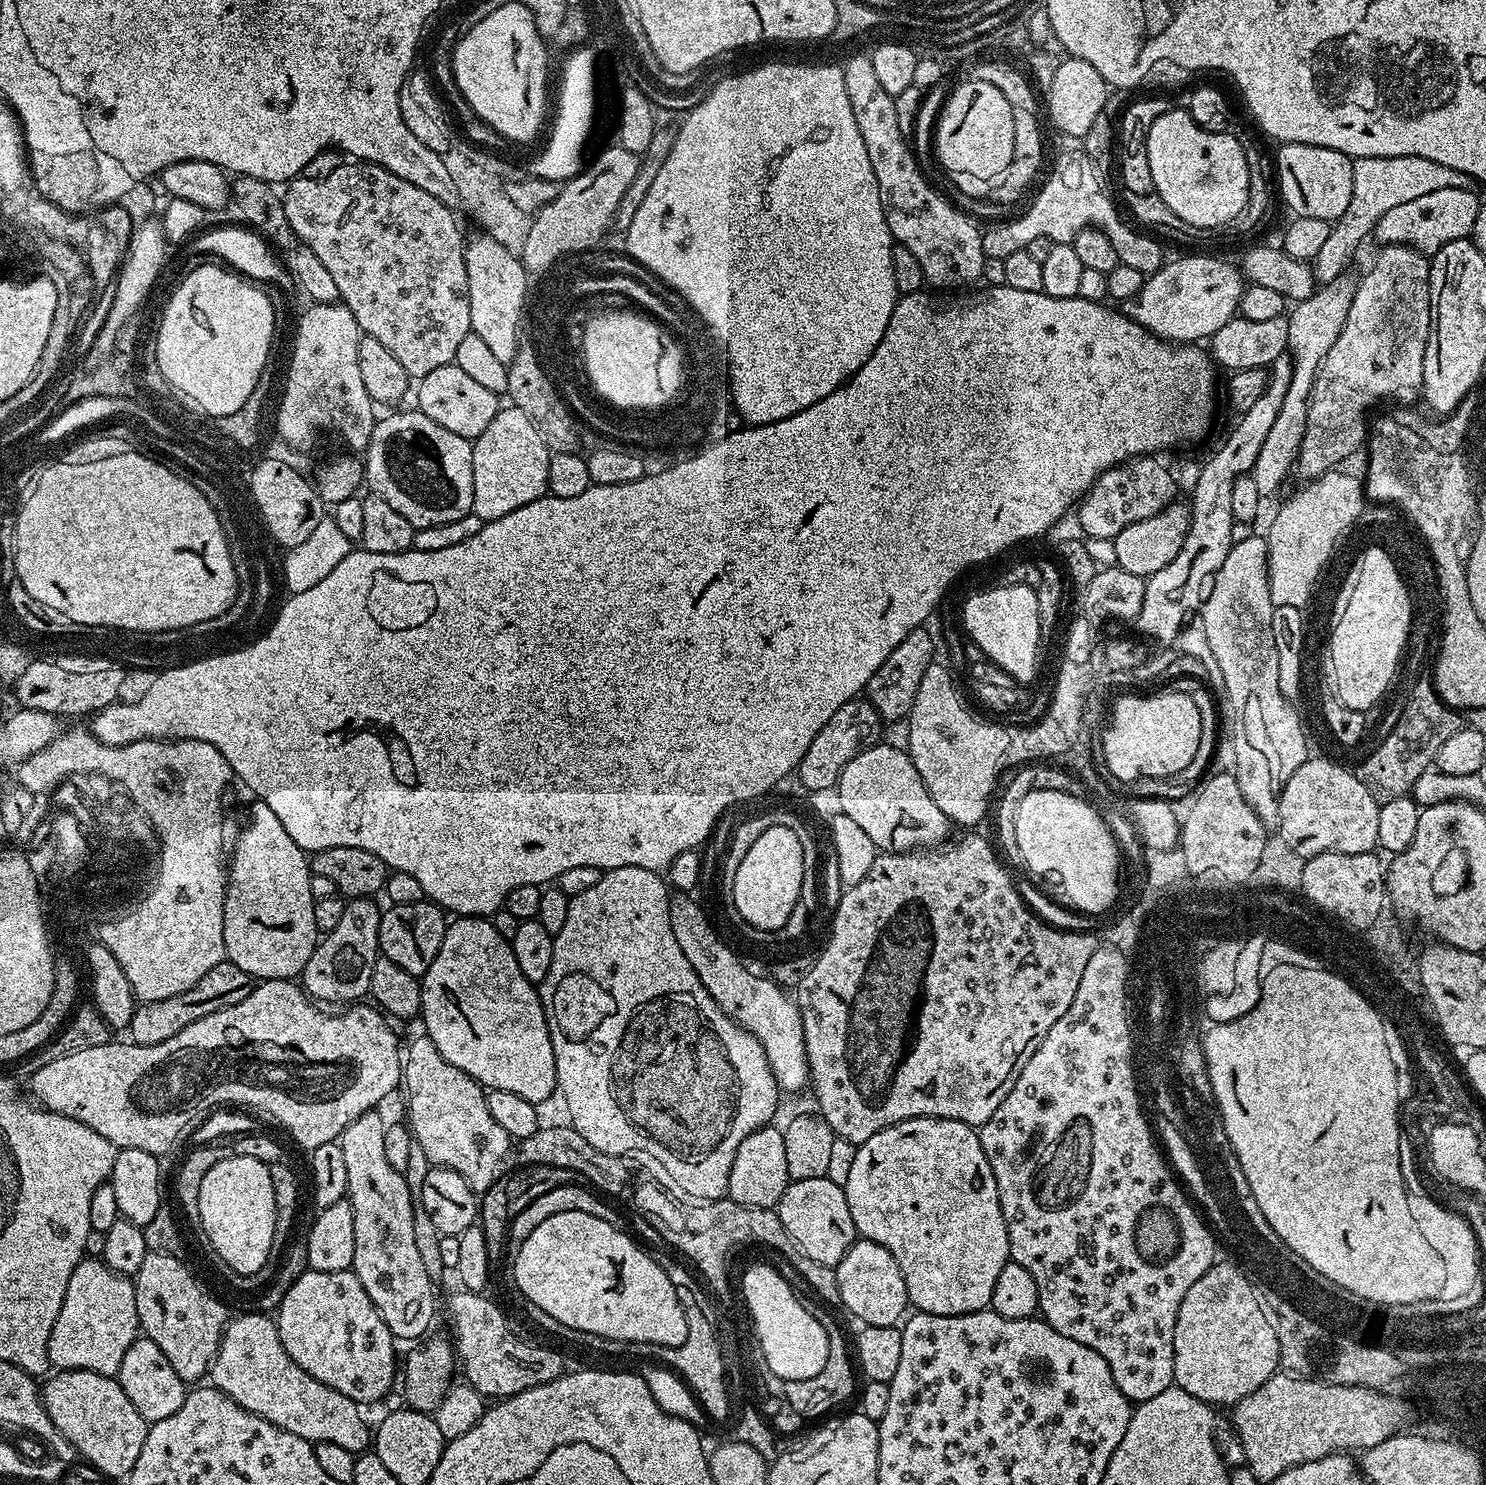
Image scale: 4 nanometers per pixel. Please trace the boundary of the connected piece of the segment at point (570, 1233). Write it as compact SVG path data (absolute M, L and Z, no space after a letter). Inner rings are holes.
M567 1212L546 1218L522 1246L515 1249L512 1276L528 1304L538 1306L558 1318L562 1326L598 1334L624 1344L648 1344L658 1348L677 1348L686 1342L686 1318L680 1292L672 1280L630 1237L619 1232L611 1219L594 1218L594 1214Z

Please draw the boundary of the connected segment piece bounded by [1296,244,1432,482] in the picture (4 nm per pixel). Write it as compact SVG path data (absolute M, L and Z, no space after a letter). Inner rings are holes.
M1389 244L1379 250L1381 252L1376 256L1376 265L1364 277L1359 277L1346 326L1342 334L1338 334L1338 342L1330 346L1330 354L1326 354L1316 375L1306 418L1306 434L1302 438L1300 457L1296 460L1298 472L1301 472L1305 476L1303 479L1308 482L1333 471L1342 458L1365 447L1366 437L1370 432L1368 408L1374 407L1379 400L1412 402L1408 400L1414 399L1415 396L1417 399L1424 386L1424 359L1432 325L1432 265L1425 253L1417 248L1407 248L1404 244Z

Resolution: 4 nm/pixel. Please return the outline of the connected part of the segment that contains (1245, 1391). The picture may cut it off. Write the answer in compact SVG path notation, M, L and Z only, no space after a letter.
M1221 1267L1216 1268L1216 1271L1206 1270L1206 1274L1202 1274L1202 1278L1198 1278L1190 1290L1186 1290L1186 1298L1182 1298L1178 1322L1174 1326L1174 1384L1175 1387L1186 1390L1186 1394L1194 1394L1194 1398L1203 1404L1234 1406L1258 1390L1258 1386L1265 1384L1271 1376L1277 1375L1281 1367L1279 1352L1262 1352L1280 1349L1275 1346L1272 1329L1256 1316L1255 1300L1249 1289L1232 1268Z

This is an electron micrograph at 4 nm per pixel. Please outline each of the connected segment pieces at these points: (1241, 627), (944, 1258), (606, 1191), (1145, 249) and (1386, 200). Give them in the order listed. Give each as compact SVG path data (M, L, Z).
M1263 535L1237 539L1226 562L1213 578L1213 589L1202 607L1202 619L1206 626L1206 642L1210 642L1215 671L1225 683L1228 701L1228 720L1232 723L1230 743L1234 746L1236 765L1234 775L1241 794L1249 806L1260 814L1275 813L1278 808L1278 796L1281 788L1309 759L1308 740L1304 737L1304 728L1300 725L1300 716L1292 709L1293 705L1278 687L1278 650L1274 647L1272 629L1272 595L1268 585L1268 541Z
M915 1116L912 1120L903 1120L870 1138L865 1144L855 1149L852 1161L848 1164L848 1177L842 1180L846 1194L846 1202L850 1206L850 1218L854 1218L857 1233L865 1240L872 1240L878 1246L890 1250L894 1254L894 1262L898 1262L898 1270L902 1270L902 1278L906 1282L908 1303L917 1312L934 1314L935 1316L961 1316L971 1312L983 1312L991 1305L994 1294L994 1282L998 1282L998 1274L1002 1274L1002 1266L1010 1263L1008 1255L1008 1231L1002 1218L1002 1206L998 1198L998 1186L994 1182L994 1174L990 1170L990 1162L986 1162L986 1154L980 1145L980 1133L973 1125L963 1124L957 1120L943 1120L937 1116Z
M542 1126L534 1134L530 1134L530 1138L519 1141L515 1145L510 1160L516 1166L545 1164L546 1166L565 1168L569 1174L576 1175L577 1172L578 1175L585 1176L585 1178L580 1178L587 1181L593 1189L599 1190L608 1198L622 1188L622 1182L626 1184L628 1165L630 1164L630 1174L634 1174L634 1169L637 1167L627 1157L606 1154L602 1150L590 1146L590 1142L586 1142L586 1138L582 1138L582 1134L578 1134L578 1130L574 1130L571 1126L564 1126L564 1128Z
M1083 150L1062 153L1057 158L1048 181L1033 198L1032 205L1017 220L1005 219L1003 222L993 223L993 228L983 233L985 257L1005 260L1010 254L1014 254L1014 250L1027 248L1039 236L1050 238L1053 244L1071 244L1083 228L1096 228L1106 234L1106 238L1110 238L1110 246L1118 250L1121 264L1145 274L1156 272L1166 263L1163 246L1154 237L1147 236L1144 232L1135 232L1120 217L1119 210L1104 192L1107 192L1105 185L1094 178L1094 166Z
M1361 156L1352 160L1352 197L1350 206L1332 224L1330 238L1326 249L1328 264L1332 270L1344 270L1352 260L1356 247L1367 236L1376 231L1376 223L1382 214L1395 210L1414 198L1423 198L1426 194L1434 194L1434 190L1450 190L1451 188L1467 188L1470 177L1458 170L1450 170L1450 166L1442 166L1439 162L1430 162L1430 158L1417 156Z

